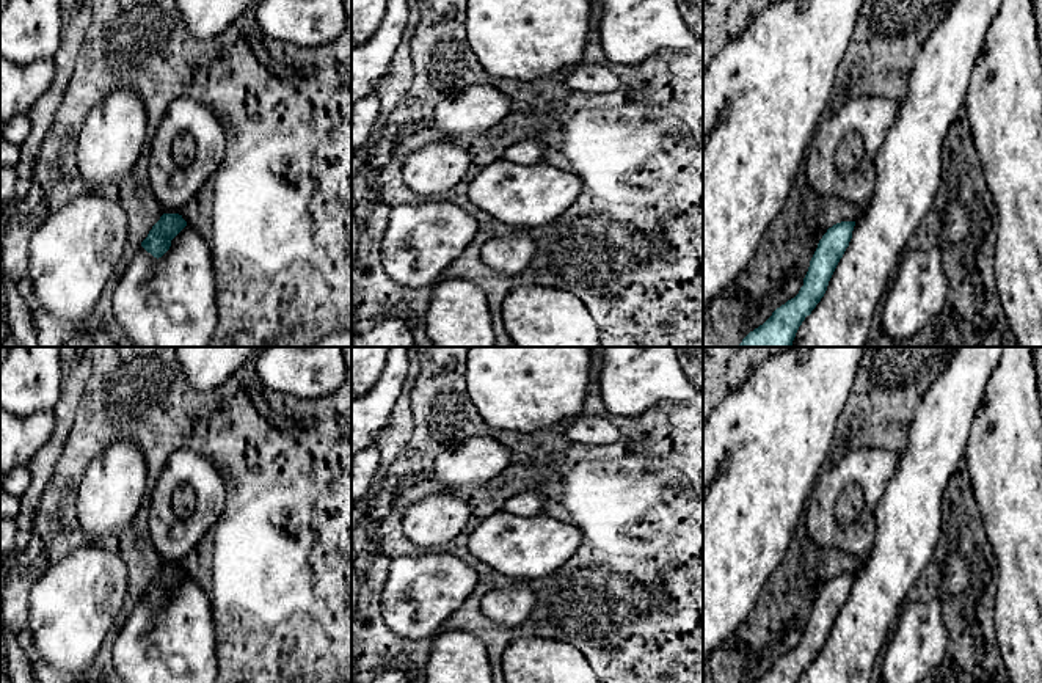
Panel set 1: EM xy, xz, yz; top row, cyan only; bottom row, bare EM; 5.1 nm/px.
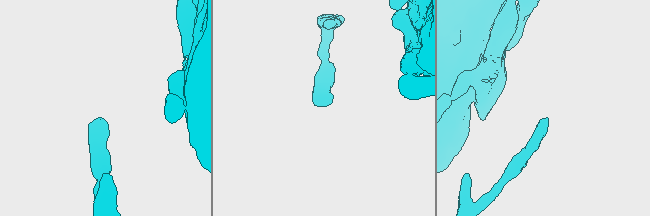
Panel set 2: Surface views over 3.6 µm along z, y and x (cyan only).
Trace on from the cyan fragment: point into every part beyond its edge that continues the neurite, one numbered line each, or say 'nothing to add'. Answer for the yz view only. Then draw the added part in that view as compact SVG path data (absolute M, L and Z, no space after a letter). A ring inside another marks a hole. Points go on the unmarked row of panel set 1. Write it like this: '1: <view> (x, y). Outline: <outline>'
nothing to add

